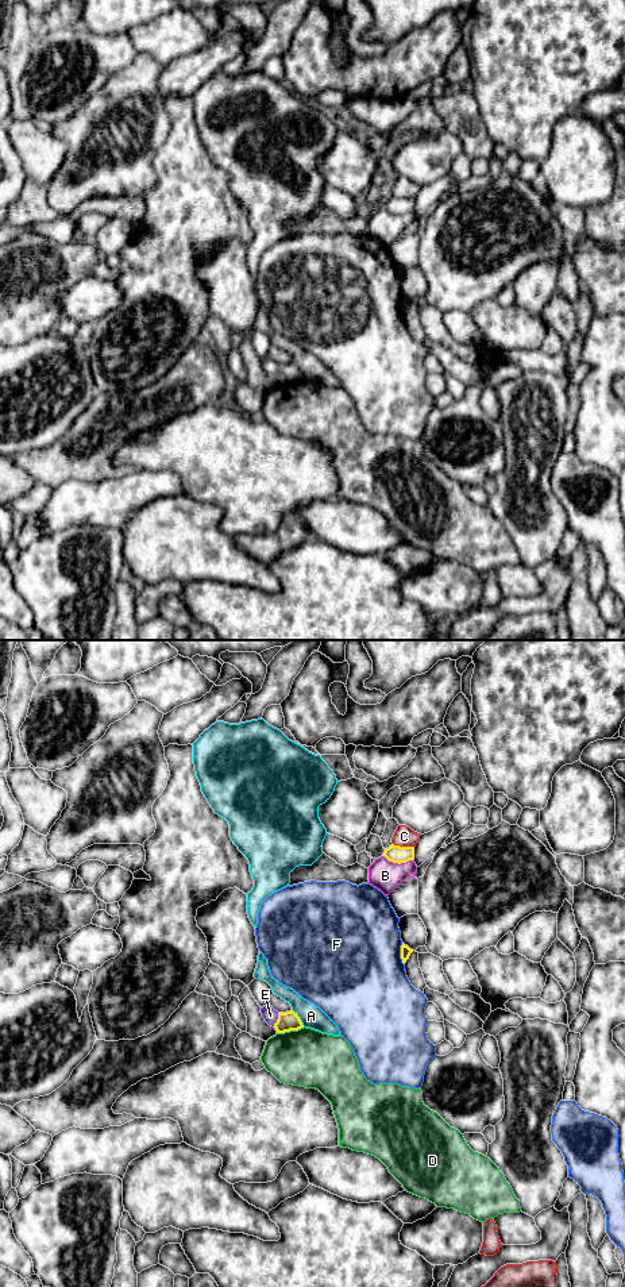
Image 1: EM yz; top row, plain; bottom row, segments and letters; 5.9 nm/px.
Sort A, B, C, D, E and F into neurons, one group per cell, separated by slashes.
A / B / C / D / E / F

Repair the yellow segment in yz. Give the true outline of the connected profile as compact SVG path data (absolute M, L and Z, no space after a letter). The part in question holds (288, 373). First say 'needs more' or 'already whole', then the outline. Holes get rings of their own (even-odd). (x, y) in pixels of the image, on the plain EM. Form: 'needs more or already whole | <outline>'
needs more | M263 358L261 359L261 365L265 373L275 379L277 385L285 385L304 379L300 369L293 362L278 365L271 358Z

